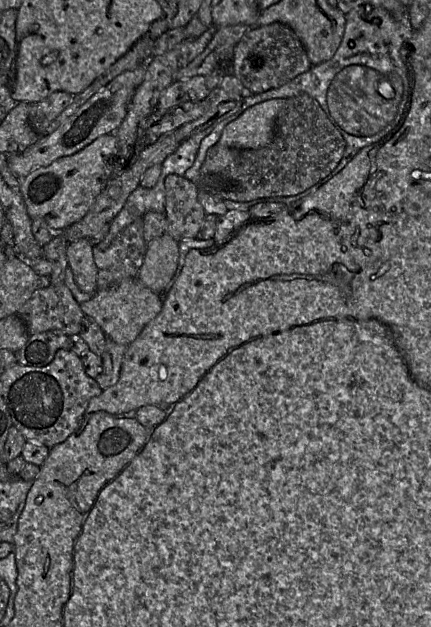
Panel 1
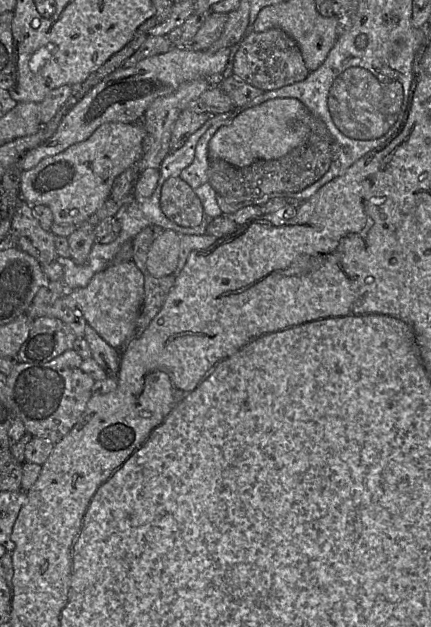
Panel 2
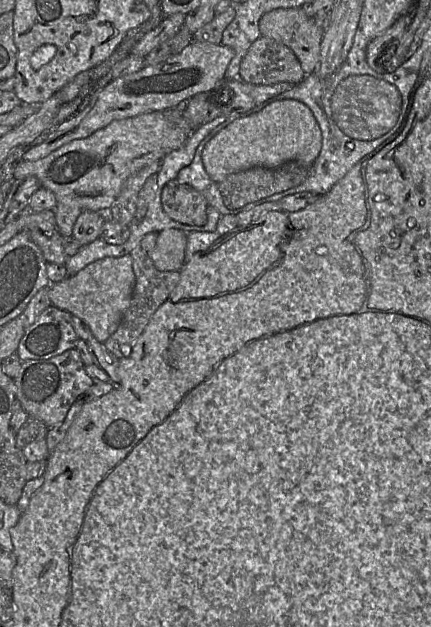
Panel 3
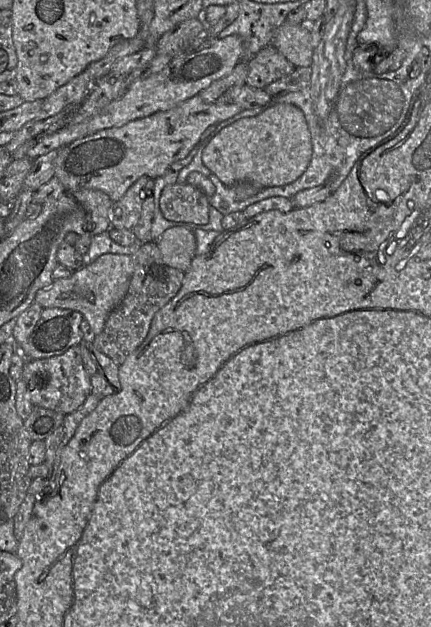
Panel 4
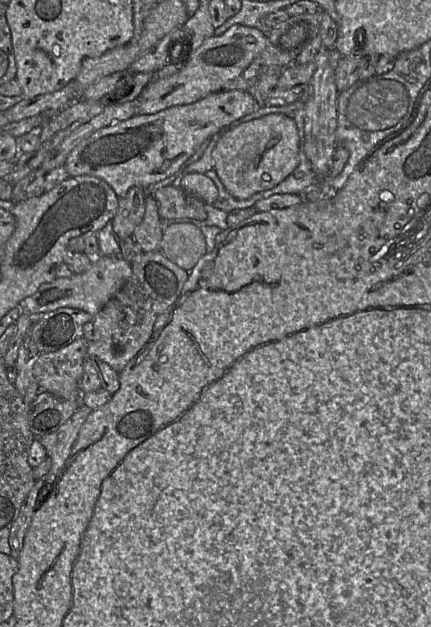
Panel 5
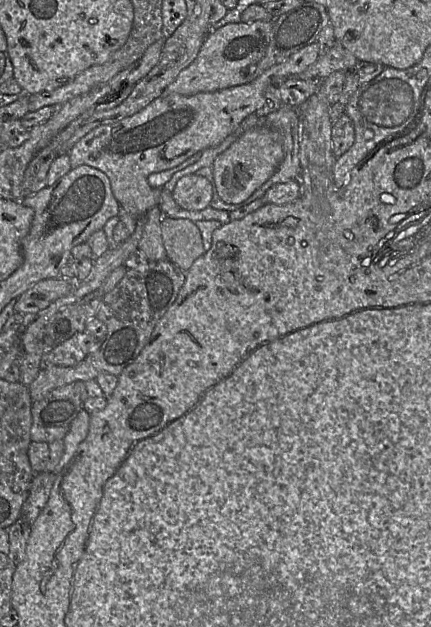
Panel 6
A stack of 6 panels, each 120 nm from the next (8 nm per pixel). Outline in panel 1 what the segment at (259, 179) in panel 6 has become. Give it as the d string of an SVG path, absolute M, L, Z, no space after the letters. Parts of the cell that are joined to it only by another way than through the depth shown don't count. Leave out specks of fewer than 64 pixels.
M272 99L248 108L224 128L217 143L236 149L268 146L275 138L275 119L285 102Z

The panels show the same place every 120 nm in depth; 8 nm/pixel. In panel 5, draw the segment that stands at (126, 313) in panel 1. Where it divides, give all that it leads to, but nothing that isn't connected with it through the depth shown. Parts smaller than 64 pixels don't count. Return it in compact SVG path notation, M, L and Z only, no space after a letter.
M121 256L96 257L90 268L83 273L71 277L56 278L54 281L42 284L31 296L21 300L21 313L32 317L40 316L63 307L83 310L93 317L121 289L130 278L132 265Z

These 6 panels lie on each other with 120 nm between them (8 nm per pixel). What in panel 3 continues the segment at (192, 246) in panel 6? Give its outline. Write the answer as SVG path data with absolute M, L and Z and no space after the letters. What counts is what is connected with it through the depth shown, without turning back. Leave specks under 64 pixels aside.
M165 229L158 233L152 252L154 266L160 271L180 271L185 264L187 233L179 229Z

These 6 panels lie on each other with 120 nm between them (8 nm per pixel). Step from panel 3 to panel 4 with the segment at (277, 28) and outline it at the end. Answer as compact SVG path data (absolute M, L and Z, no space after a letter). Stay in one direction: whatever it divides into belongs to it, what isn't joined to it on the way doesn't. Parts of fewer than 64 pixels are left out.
M283 23L275 32L273 45L295 67L311 67L313 48L311 47L311 33L309 23L290 25Z

